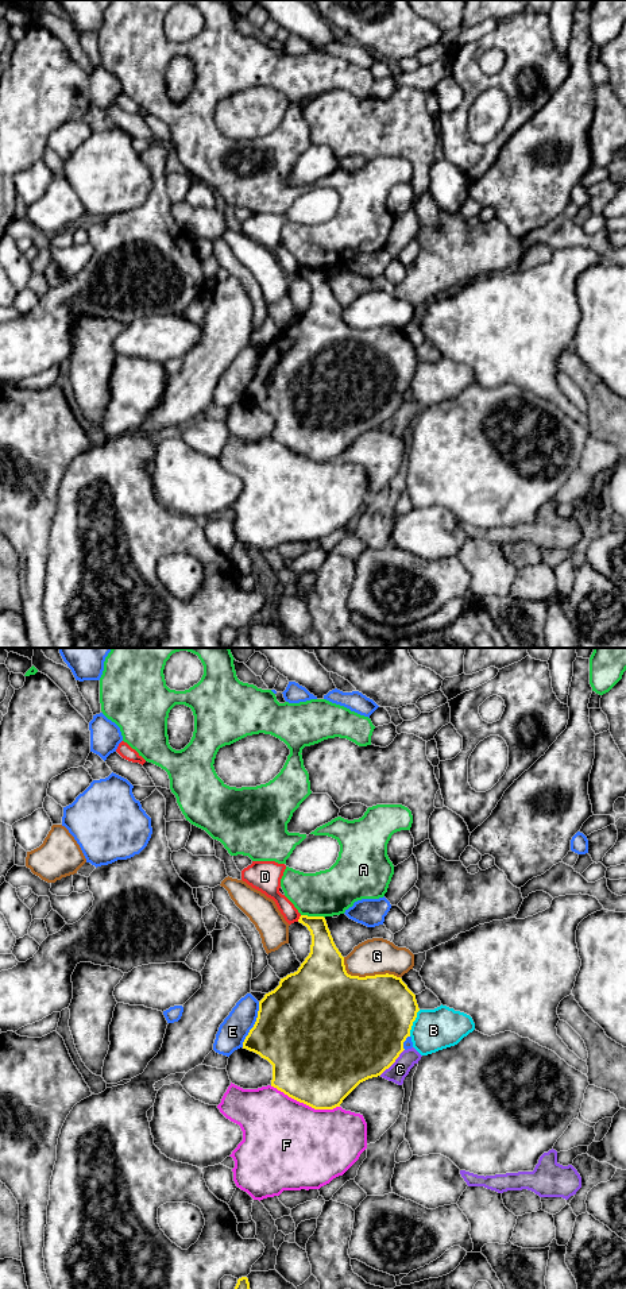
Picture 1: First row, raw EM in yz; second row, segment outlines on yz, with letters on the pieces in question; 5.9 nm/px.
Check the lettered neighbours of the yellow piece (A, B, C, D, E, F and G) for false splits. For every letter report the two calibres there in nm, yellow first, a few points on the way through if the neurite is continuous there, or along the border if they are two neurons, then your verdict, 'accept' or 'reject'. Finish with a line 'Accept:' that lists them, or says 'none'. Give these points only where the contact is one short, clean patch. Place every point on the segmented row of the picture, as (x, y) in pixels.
A: 190/280 nm | reject
B: 480/240 nm | reject
C: 500/110 nm | reject
D: 160/100 nm | along yz (301, 915), (297, 921) | reject
E: 480/170 nm | reject
F: 500/480 nm | reject
G: 500/220 nm | reject
Accept: none

